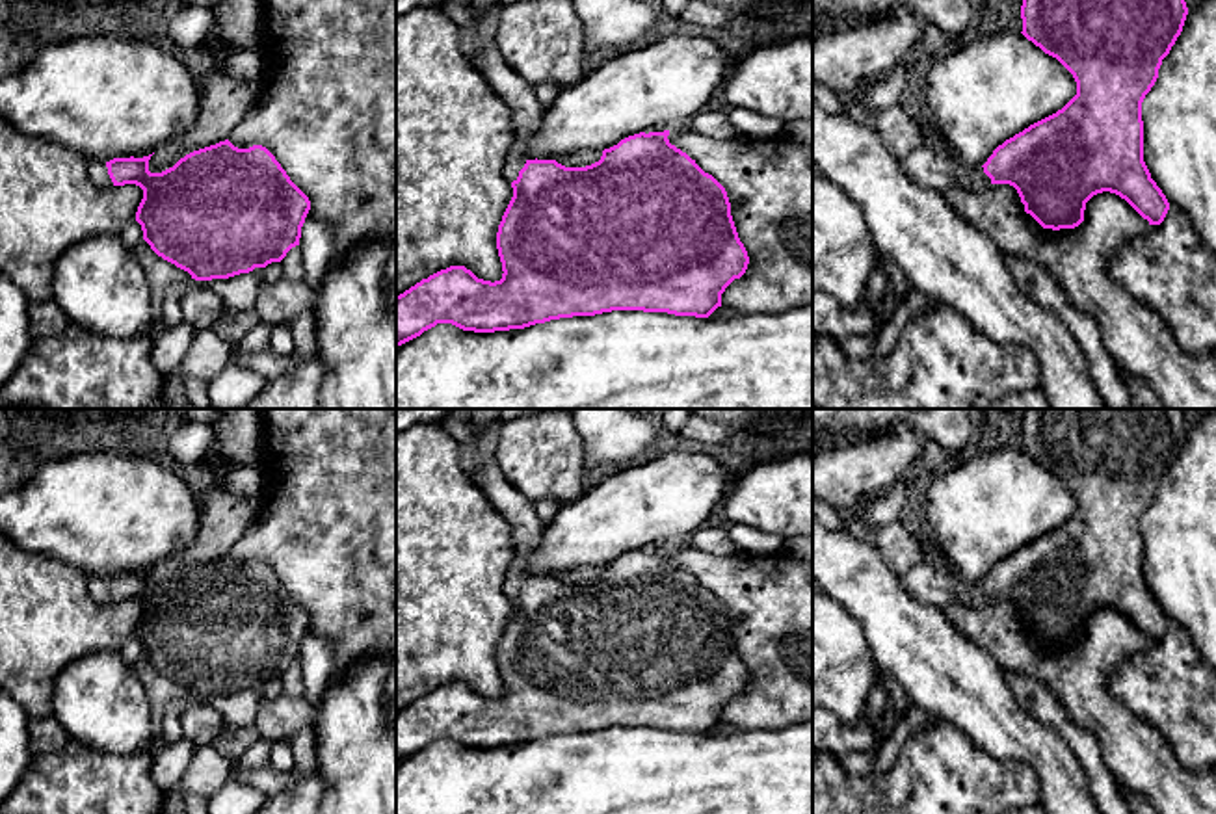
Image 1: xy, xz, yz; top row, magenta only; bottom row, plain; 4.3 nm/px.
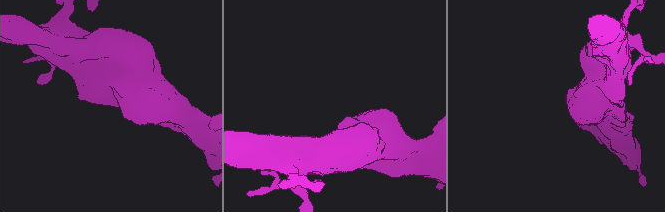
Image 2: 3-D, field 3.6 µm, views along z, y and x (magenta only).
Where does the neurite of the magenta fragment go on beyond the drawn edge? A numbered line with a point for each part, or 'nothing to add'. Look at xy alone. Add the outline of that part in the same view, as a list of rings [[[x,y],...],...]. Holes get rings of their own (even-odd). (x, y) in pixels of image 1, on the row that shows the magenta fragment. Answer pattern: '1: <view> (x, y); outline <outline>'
1: xy (97, 170); outline [[[95,158],[87,160],[87,171],[89,171],[89,177],[95,186],[99,186],[99,188],[112,188],[113,186],[104,162],[95,160]]]

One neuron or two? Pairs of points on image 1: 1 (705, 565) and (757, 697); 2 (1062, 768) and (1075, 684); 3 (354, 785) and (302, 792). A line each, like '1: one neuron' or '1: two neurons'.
1: one neuron
2: two neurons
3: two neurons

